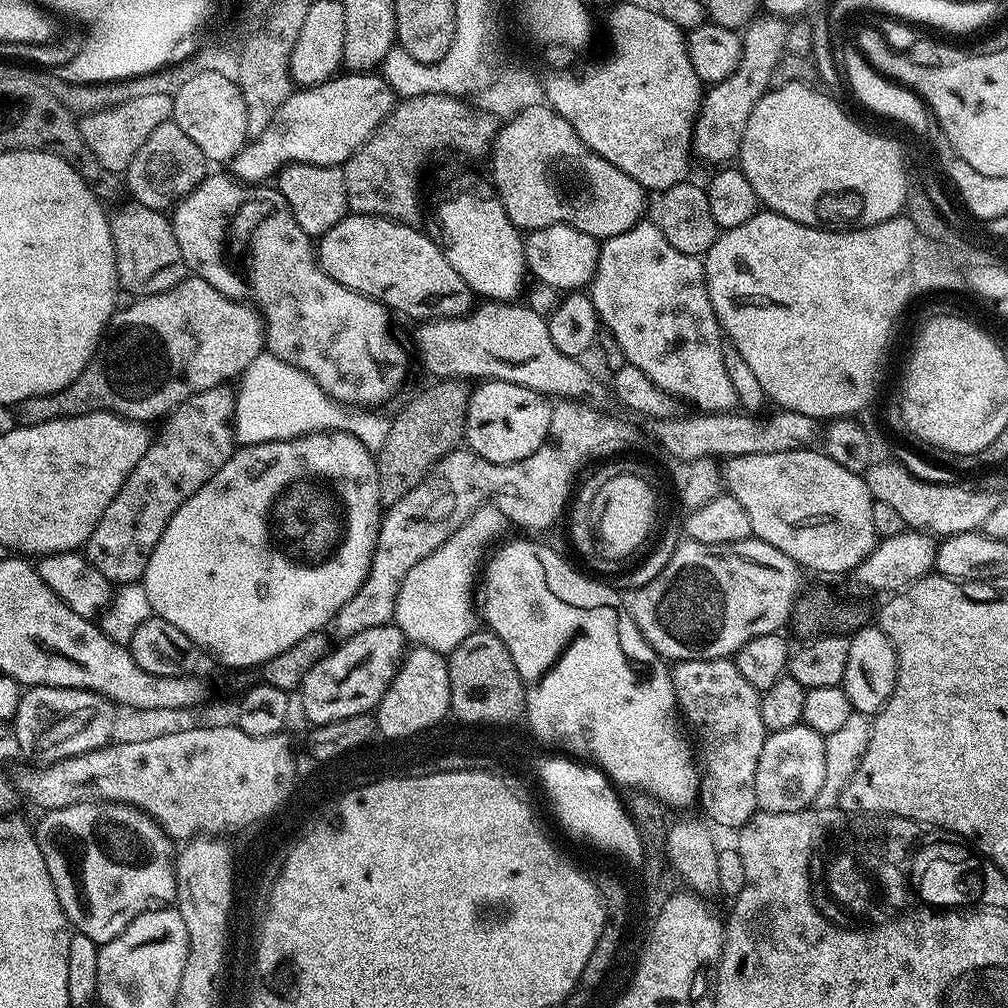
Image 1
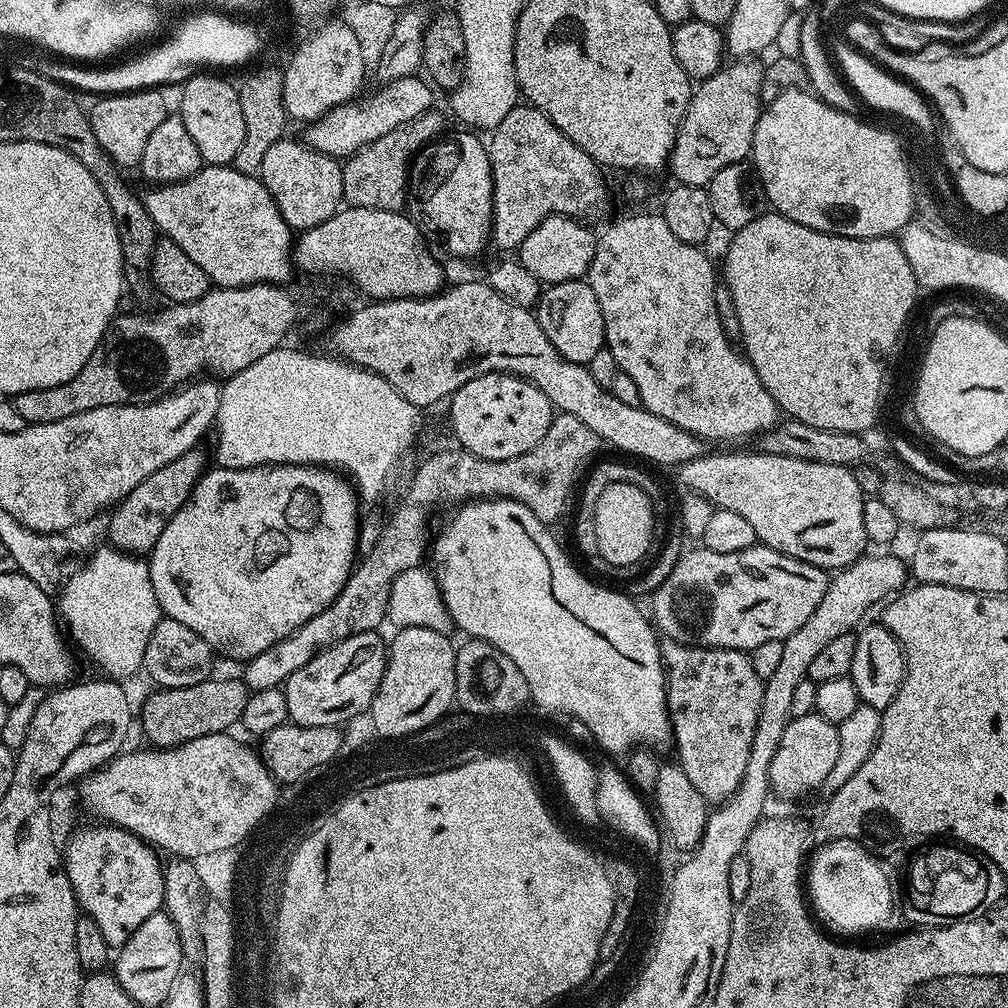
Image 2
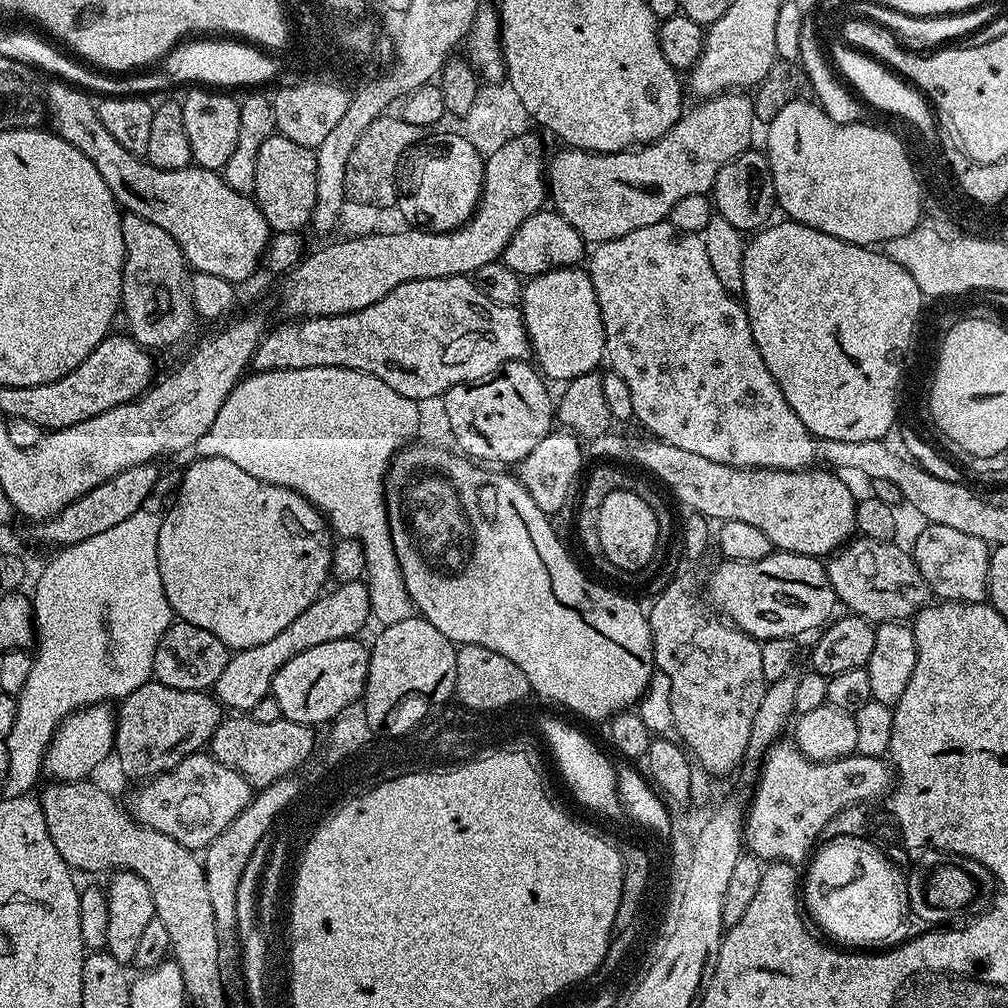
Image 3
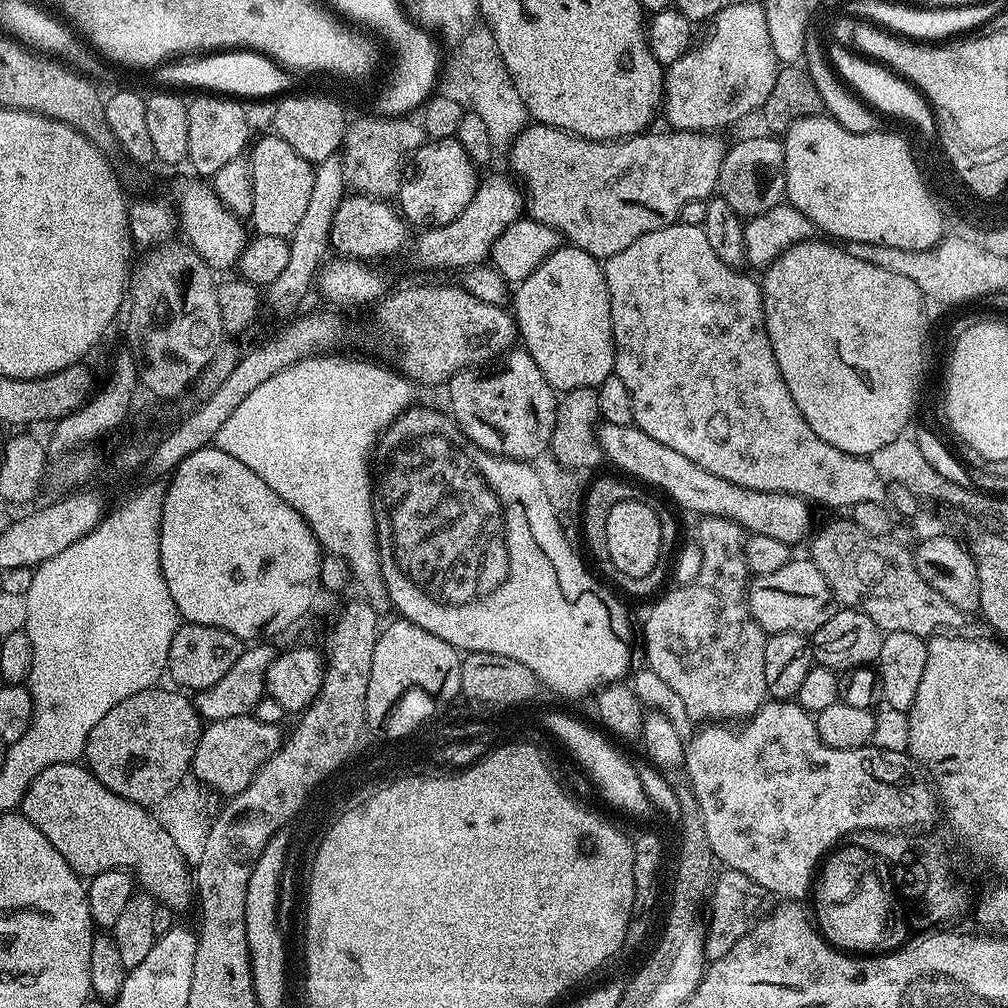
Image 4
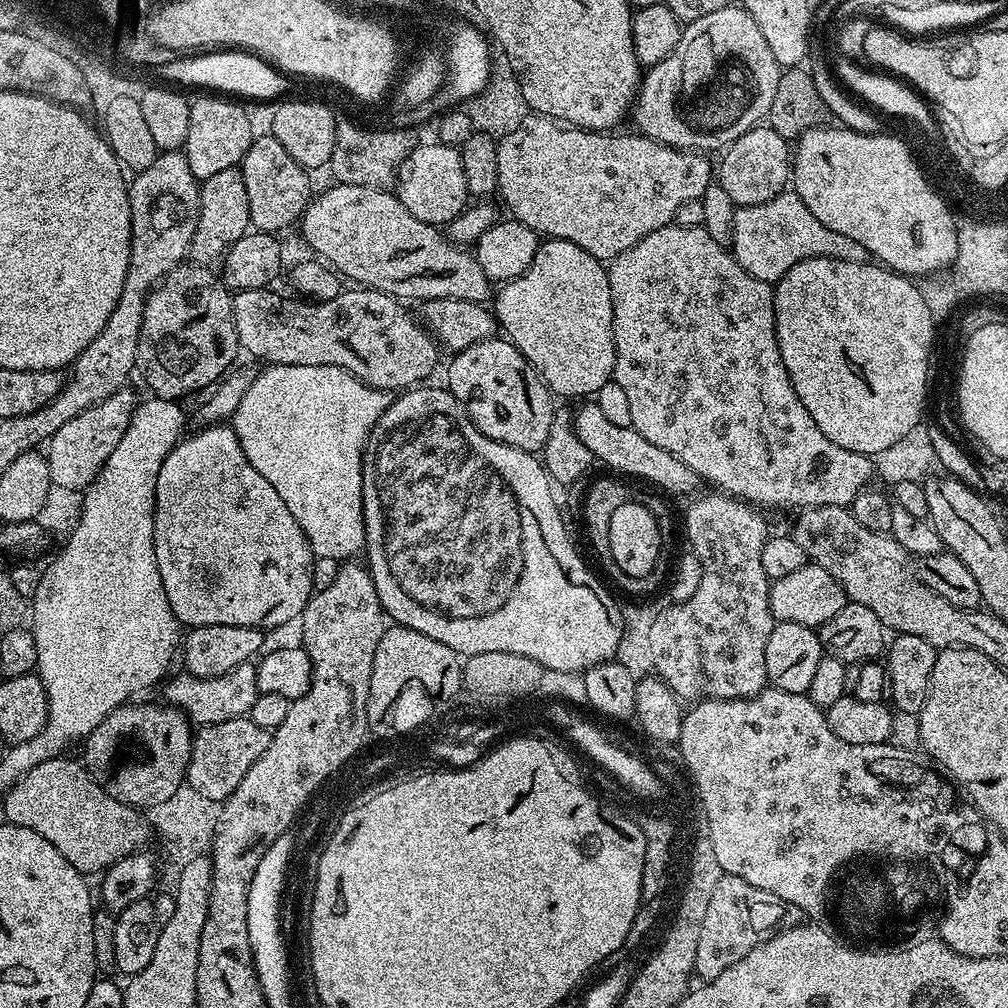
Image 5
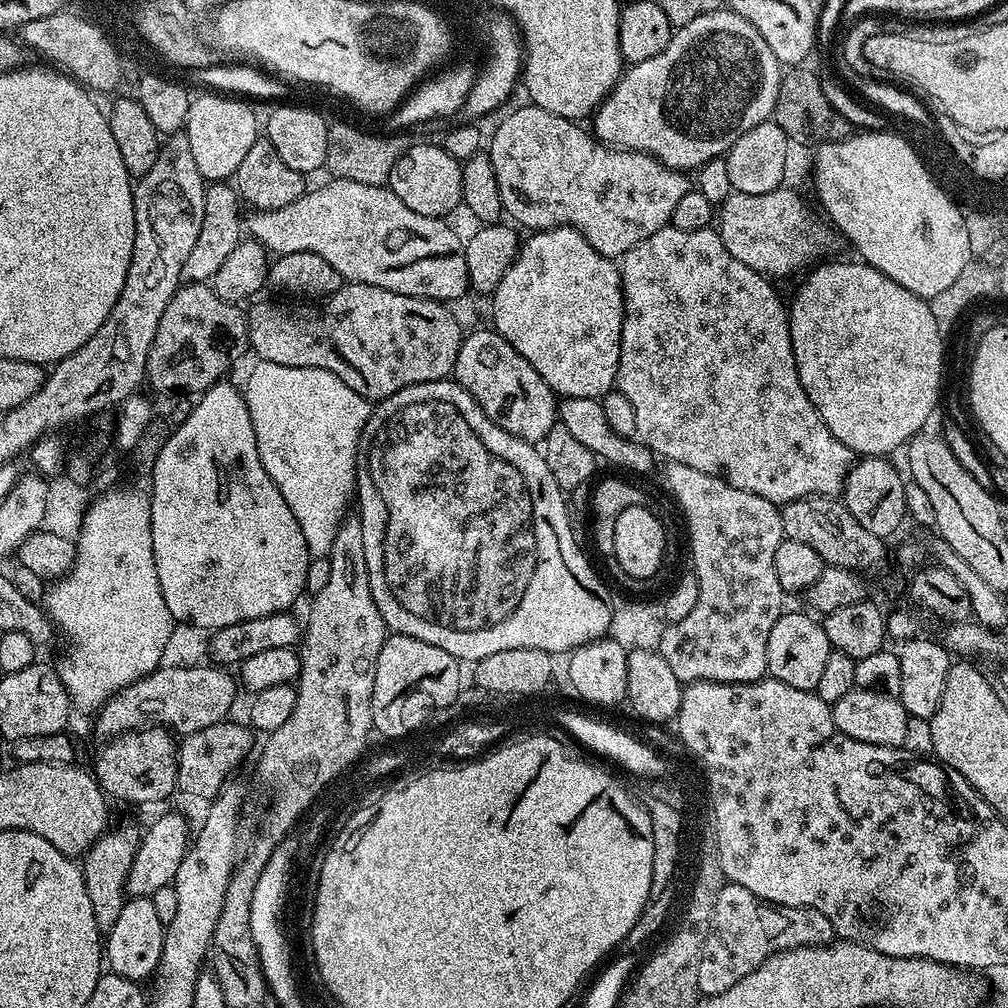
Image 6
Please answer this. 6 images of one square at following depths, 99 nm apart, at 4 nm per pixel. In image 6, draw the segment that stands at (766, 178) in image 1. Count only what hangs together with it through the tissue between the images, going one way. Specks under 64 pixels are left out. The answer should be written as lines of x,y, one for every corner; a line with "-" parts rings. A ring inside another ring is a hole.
861,131
859,134
848,136
845,140
830,140
827,144
819,145
816,152
816,196
824,207
823,215
830,221
831,227
835,228
841,237
844,236
856,247
856,252
863,263
869,264
871,268
877,268
882,274
886,274
894,282
901,284
906,290
925,298
939,296
943,291
955,289
961,280
965,269
969,267
970,261
966,256
971,252
970,239
967,234
965,222
962,216
956,216
956,210
947,205
948,200
940,197
937,187
932,185
932,180
925,175
925,167
917,164
913,152
908,152
906,145
901,143
901,135
890,137
885,131

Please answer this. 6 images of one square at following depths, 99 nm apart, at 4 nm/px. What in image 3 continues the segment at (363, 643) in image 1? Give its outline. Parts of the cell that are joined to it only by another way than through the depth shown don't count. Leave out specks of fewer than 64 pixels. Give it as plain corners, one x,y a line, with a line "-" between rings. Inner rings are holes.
363,639
335,640
334,642
322,642
322,646
310,646
310,650
302,650
278,674
274,674
271,696
278,702
278,710
281,717
290,722
298,722
309,726
319,726
333,721
340,712
352,705
355,699
363,697
364,684
368,681
368,654
370,651

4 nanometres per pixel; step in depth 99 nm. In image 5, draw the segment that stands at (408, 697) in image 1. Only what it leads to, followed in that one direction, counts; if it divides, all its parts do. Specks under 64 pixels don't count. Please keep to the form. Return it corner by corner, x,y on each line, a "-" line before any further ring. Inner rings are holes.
385,627
382,642
378,642
378,650
374,654
374,670
370,674
371,719
376,732
388,732
388,705
392,704
392,700
400,699
402,694
412,696
412,688
416,688
416,684
424,684
428,692
440,692
440,696
454,698
453,693
457,691
457,685
460,683
461,669
461,657
454,650
450,650
450,646
442,646
442,642
426,638
426,634
418,634
418,630
413,628

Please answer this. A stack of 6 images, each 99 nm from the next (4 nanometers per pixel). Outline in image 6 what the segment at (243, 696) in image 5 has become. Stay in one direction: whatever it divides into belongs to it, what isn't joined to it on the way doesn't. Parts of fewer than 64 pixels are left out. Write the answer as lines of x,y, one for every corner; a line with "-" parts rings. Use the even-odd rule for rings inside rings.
199,666
196,668
166,668
159,667
148,676
143,676
137,684
131,684
120,692
115,692
110,699
95,713
96,732
103,738
123,736
126,732
135,732
141,727
142,721
151,722
156,726
163,726
181,737
194,734
198,730
206,730
206,726
222,724
229,719
232,703
236,700
238,680
232,676
224,666

